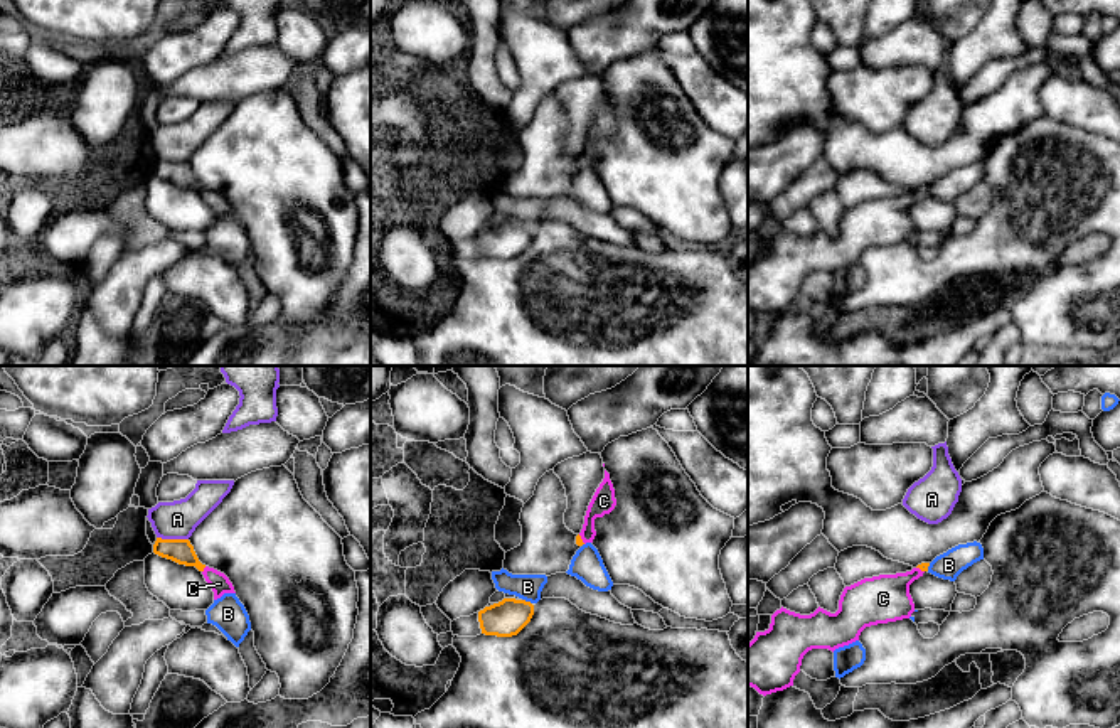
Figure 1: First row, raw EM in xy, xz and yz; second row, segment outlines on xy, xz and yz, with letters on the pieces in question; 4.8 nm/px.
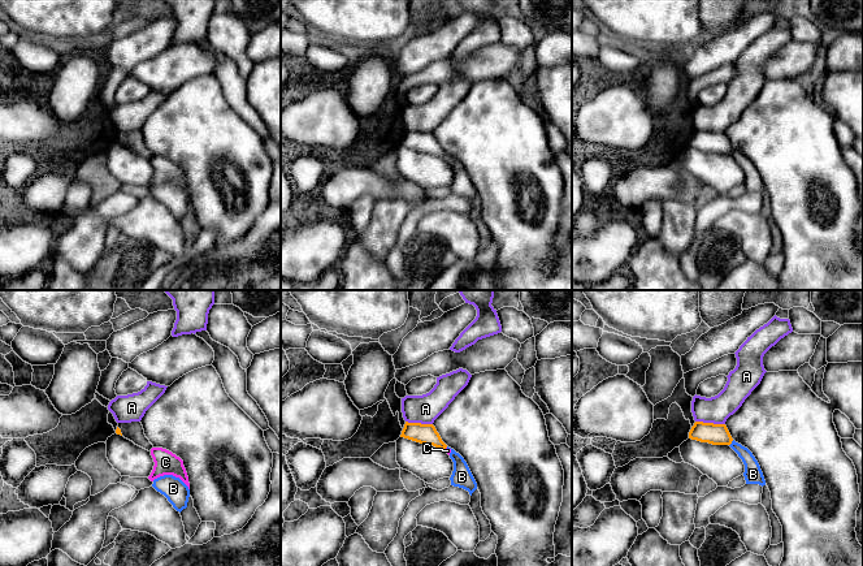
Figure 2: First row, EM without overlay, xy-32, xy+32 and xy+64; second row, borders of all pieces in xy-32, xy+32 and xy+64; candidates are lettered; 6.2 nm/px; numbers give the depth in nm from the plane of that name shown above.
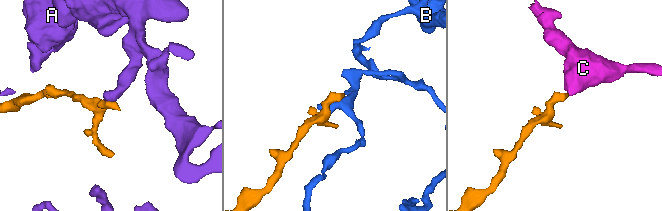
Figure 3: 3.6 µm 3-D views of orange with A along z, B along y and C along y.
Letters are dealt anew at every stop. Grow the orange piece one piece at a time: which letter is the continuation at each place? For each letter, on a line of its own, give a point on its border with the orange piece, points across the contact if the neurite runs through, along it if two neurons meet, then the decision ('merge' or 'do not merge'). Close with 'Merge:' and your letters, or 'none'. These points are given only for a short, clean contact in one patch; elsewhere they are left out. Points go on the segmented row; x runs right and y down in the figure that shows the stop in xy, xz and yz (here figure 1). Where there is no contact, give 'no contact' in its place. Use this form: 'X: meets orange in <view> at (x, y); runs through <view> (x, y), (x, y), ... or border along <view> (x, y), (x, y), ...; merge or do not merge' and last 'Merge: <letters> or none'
A: meets orange in xy at (172, 540); do not merge
B: meets orange in xz at (528, 602); do not merge
C: meets orange in xy at (202, 570); runs through xy (181, 551), (202, 570), (219, 583); merge
Merge: C

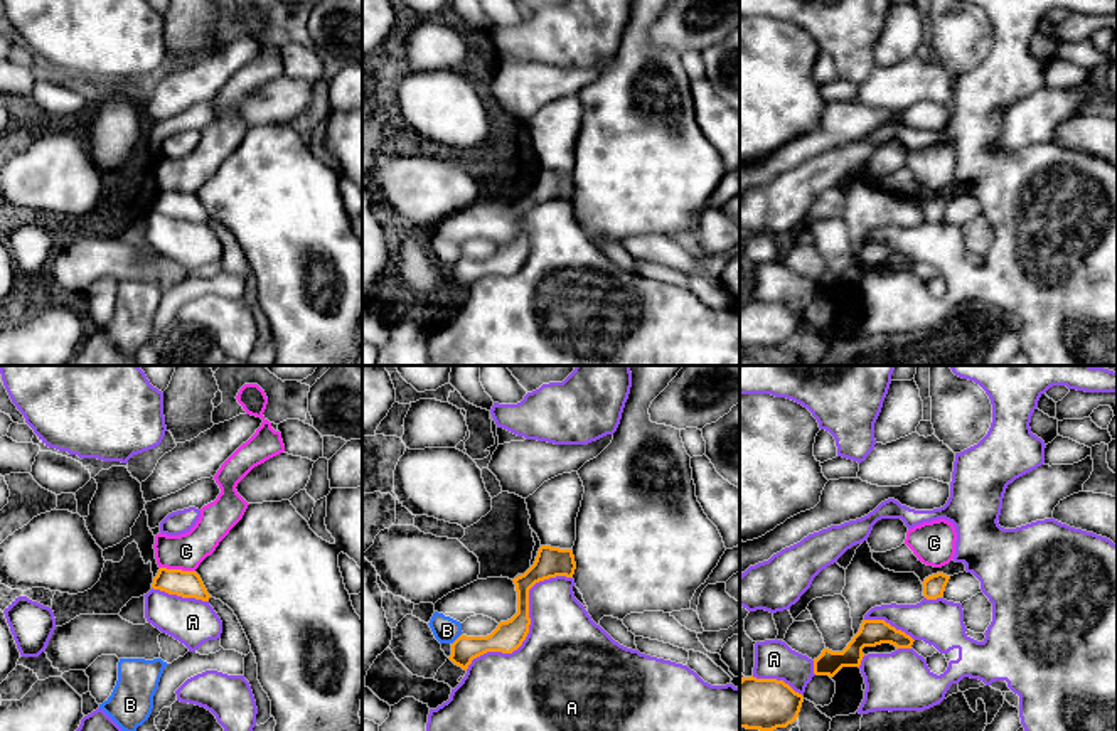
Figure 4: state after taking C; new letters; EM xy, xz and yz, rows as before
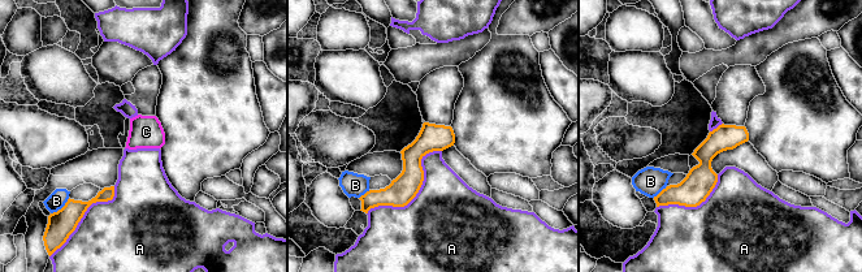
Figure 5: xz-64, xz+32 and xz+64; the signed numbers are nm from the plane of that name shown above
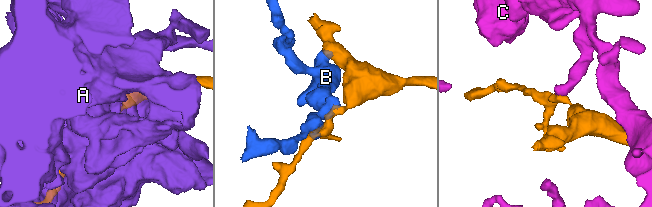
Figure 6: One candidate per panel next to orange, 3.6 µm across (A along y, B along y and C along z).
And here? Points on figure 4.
A: meets orange in xz at (529, 624); do not merge
B: meets orange in xz at (457, 639); do not merge
C: meets orange in xy at (177, 570); do not merge
Merge: none

